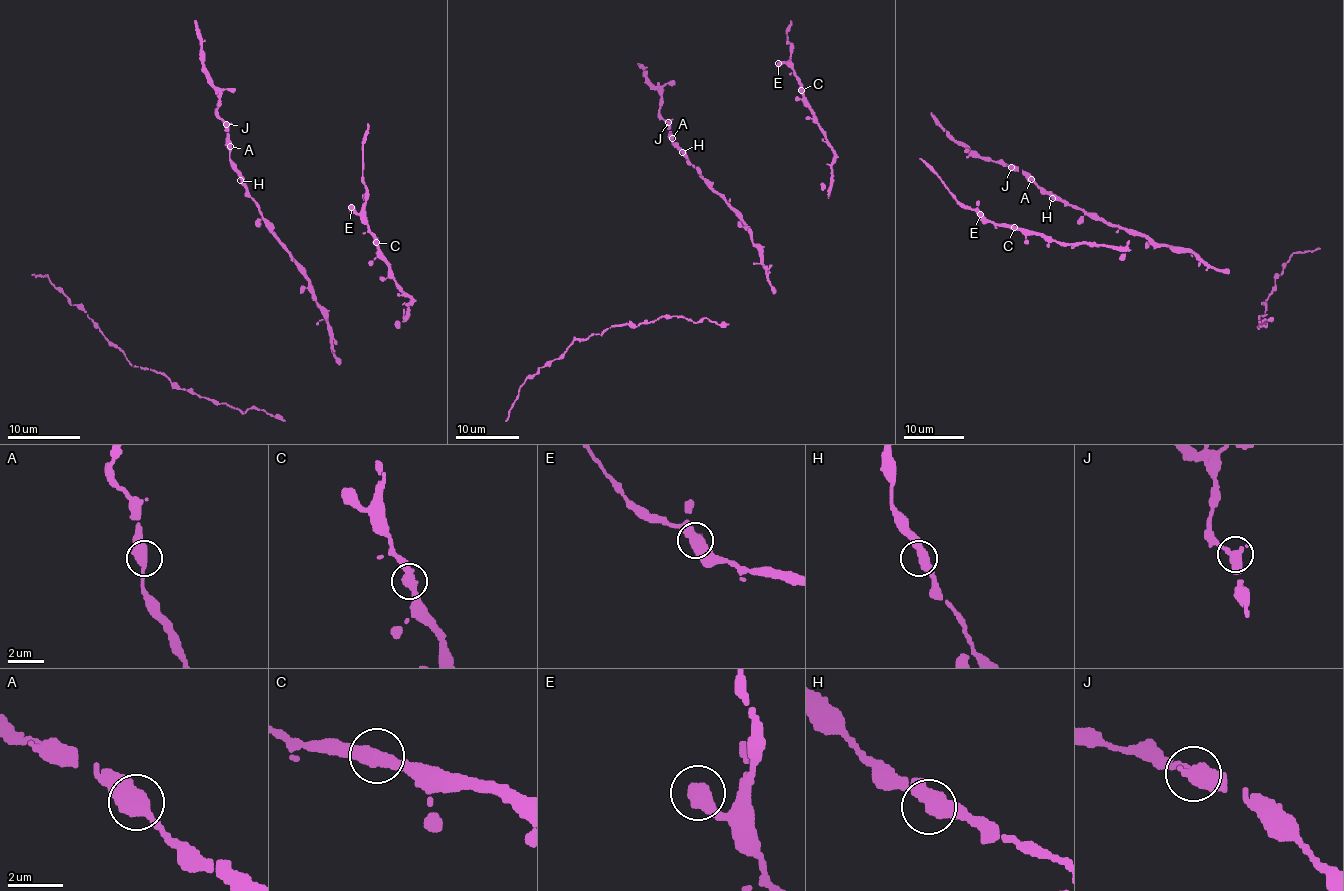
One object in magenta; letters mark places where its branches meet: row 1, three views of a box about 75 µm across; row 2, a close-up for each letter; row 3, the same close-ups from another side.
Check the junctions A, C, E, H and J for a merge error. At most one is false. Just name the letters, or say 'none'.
none

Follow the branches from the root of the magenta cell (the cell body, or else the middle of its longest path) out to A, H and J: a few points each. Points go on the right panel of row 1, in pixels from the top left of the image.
A: (1215, 269), (1191, 251), (1156, 245), (1143, 236), (1111, 225), (1062, 202), (1031, 179)
H: (1215, 269), (1191, 251), (1156, 245), (1143, 236), (1111, 225), (1052, 198)
J: (1215, 269), (1191, 251), (1156, 245), (1143, 236), (1111, 225), (1062, 202), (1023, 172), (1011, 166)

